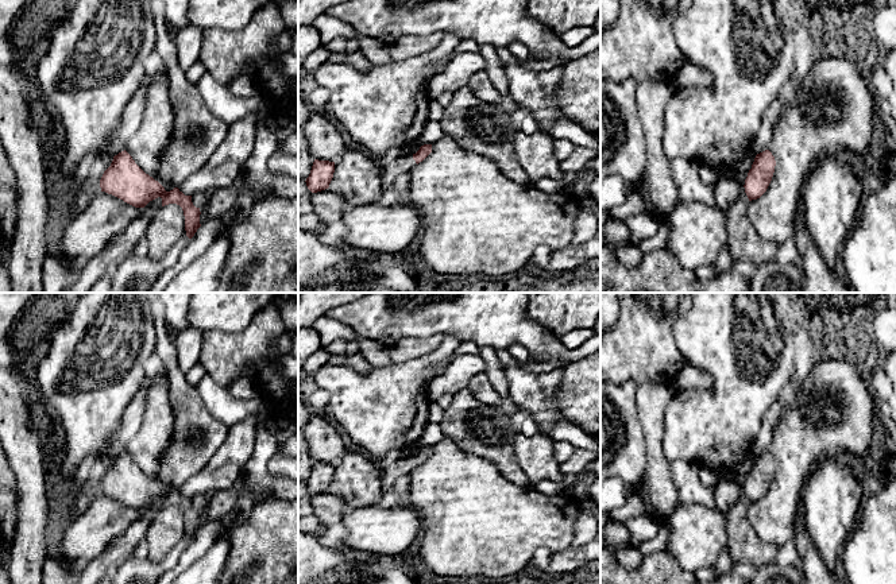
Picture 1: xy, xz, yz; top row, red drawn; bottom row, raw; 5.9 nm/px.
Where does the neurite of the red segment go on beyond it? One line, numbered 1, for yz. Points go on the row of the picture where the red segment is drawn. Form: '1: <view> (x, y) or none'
1: none

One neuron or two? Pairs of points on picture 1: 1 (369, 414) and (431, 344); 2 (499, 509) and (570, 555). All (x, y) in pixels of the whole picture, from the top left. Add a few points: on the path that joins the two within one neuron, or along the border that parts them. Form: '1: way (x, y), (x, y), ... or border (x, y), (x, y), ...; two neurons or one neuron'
1: border (444, 336), (433, 351), (394, 366); two neurons
2: border (571, 546), (553, 553); two neurons

